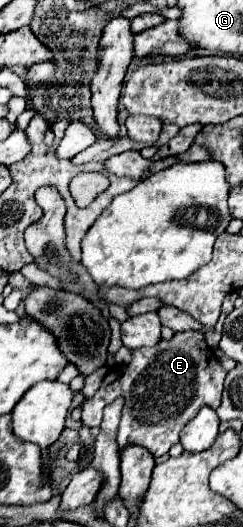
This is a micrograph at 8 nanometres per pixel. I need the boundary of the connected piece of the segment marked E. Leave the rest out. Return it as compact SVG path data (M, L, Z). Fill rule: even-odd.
M203 330L175 332L171 340L159 340L153 348L133 350L133 360L125 366L113 366L93 398L83 402L83 422L99 426L103 406L117 396L125 398L123 416L119 422L119 446L141 444L157 458L169 452L179 442L179 432L197 416L201 406L219 406L225 370L215 352L205 344Z

